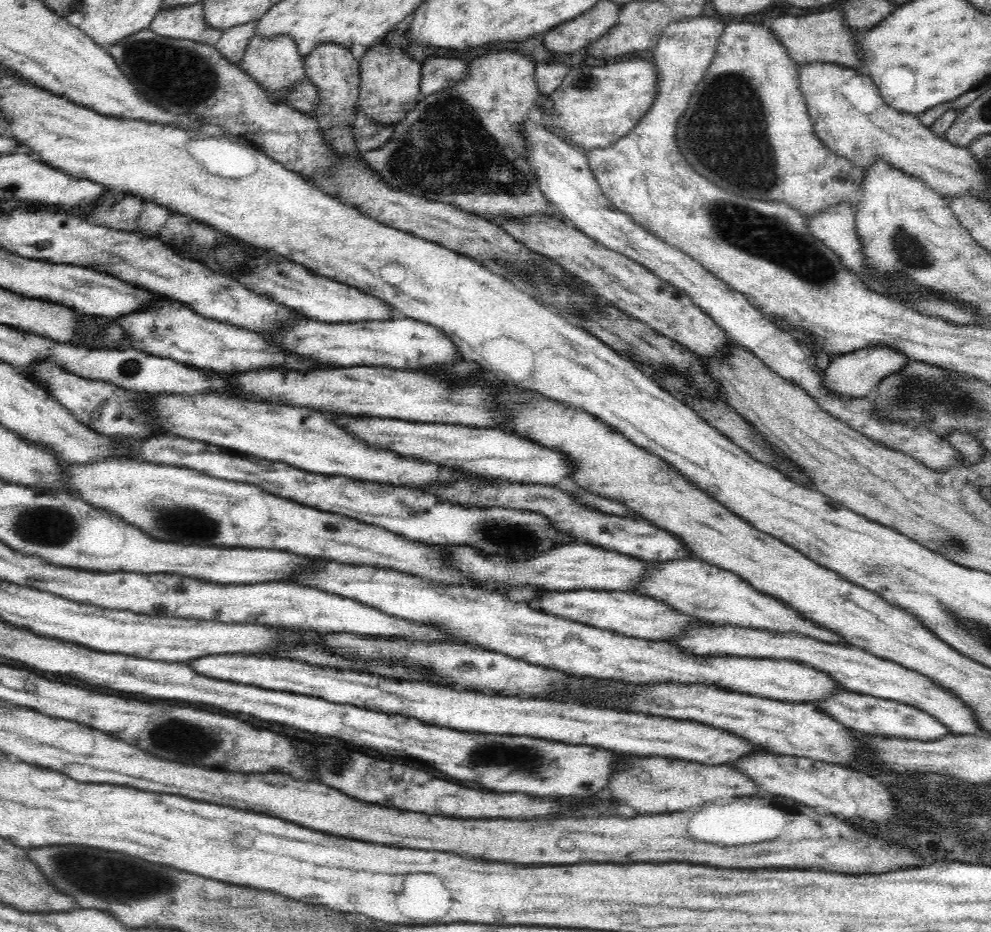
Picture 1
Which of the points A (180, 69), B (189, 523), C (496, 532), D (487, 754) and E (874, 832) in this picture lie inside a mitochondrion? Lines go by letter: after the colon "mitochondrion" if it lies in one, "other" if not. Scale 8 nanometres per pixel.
A: mitochondrion
B: mitochondrion
C: mitochondrion
D: mitochondrion
E: other

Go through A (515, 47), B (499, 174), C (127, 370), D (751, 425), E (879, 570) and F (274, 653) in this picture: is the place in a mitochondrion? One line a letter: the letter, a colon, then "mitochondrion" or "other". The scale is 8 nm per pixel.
A: other
B: mitochondrion
C: other
D: other
E: mitochondrion
F: other

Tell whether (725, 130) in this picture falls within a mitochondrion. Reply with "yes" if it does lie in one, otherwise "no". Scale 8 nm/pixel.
yes

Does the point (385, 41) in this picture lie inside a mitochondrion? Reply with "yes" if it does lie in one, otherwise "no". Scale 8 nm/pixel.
no

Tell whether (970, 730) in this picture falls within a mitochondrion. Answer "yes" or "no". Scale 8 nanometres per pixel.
no

